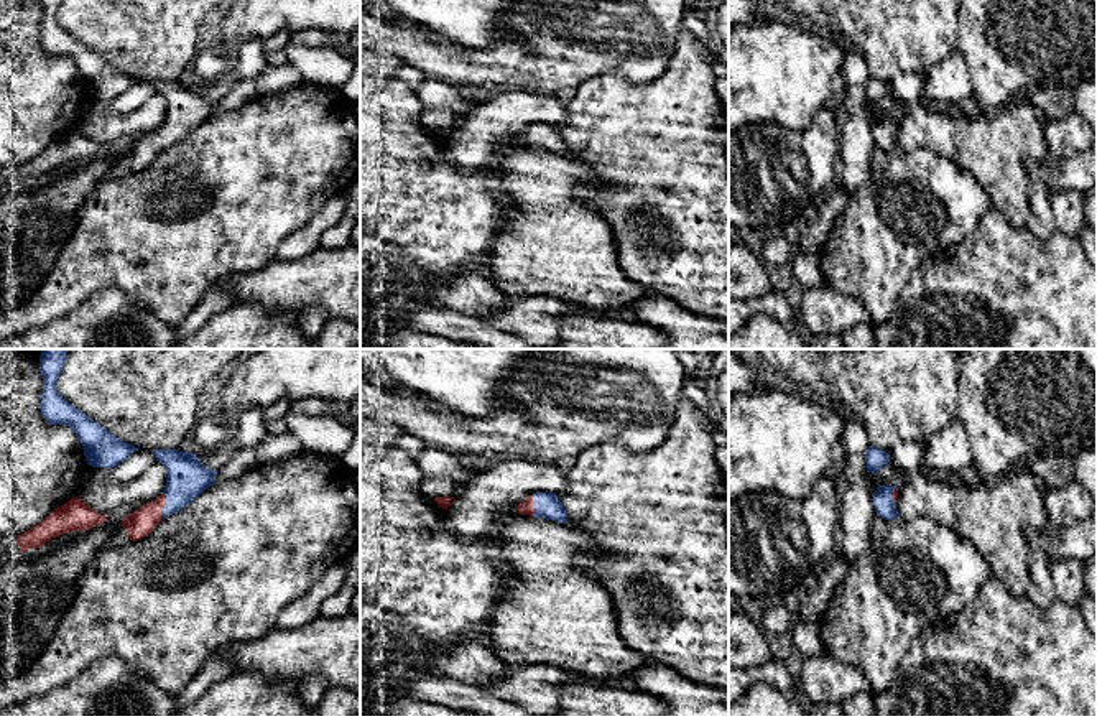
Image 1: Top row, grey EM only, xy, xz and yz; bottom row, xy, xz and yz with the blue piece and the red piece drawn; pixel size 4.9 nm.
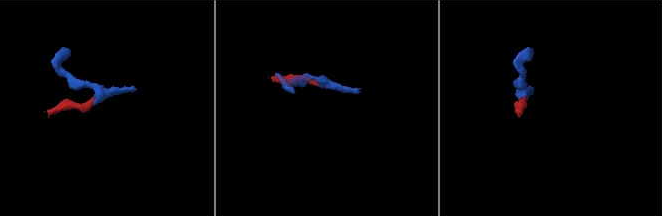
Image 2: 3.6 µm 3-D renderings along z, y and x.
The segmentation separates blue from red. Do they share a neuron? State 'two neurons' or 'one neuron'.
one neuron

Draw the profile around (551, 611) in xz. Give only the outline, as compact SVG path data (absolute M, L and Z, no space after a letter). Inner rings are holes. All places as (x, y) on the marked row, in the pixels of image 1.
M505 514L490 537L505 570L503 594L480 639L497 657L516 665L551 663L581 673L587 680L623 681L648 658L620 637L617 604L599 579L579 568L579 558L612 560L592 545L590 537L566 523Z

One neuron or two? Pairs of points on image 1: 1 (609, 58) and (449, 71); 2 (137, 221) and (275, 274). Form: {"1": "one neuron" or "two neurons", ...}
{"1": "one neuron", "2": "two neurons"}

